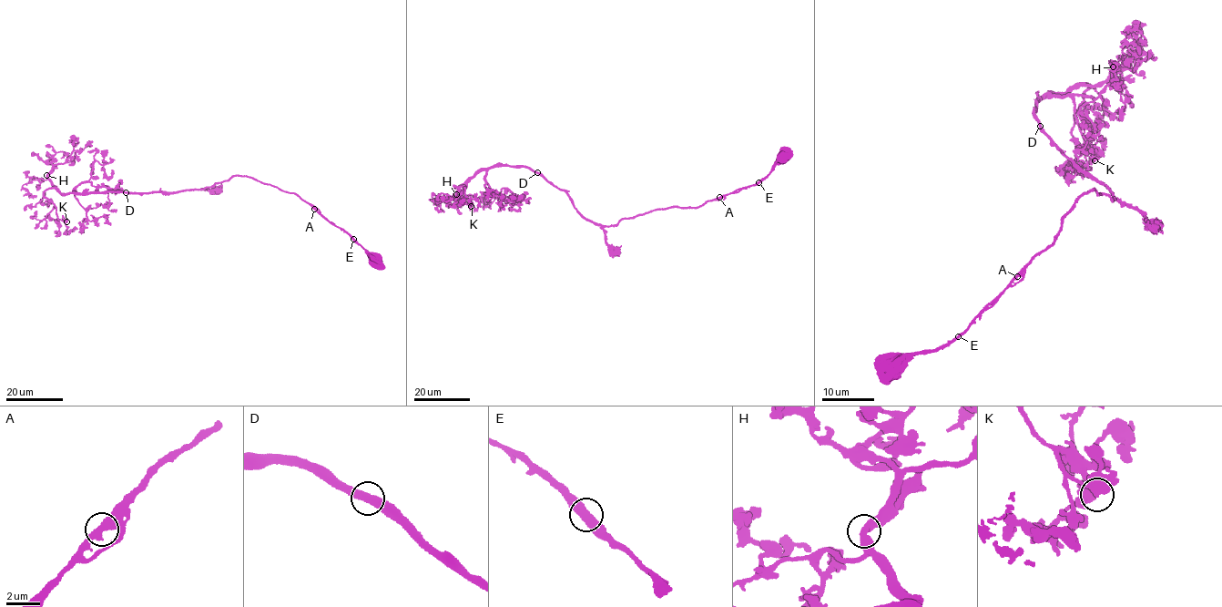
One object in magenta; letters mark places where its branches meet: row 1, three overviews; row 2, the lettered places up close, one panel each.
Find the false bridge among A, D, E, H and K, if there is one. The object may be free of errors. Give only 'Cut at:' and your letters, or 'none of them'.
Cut at: none of them

